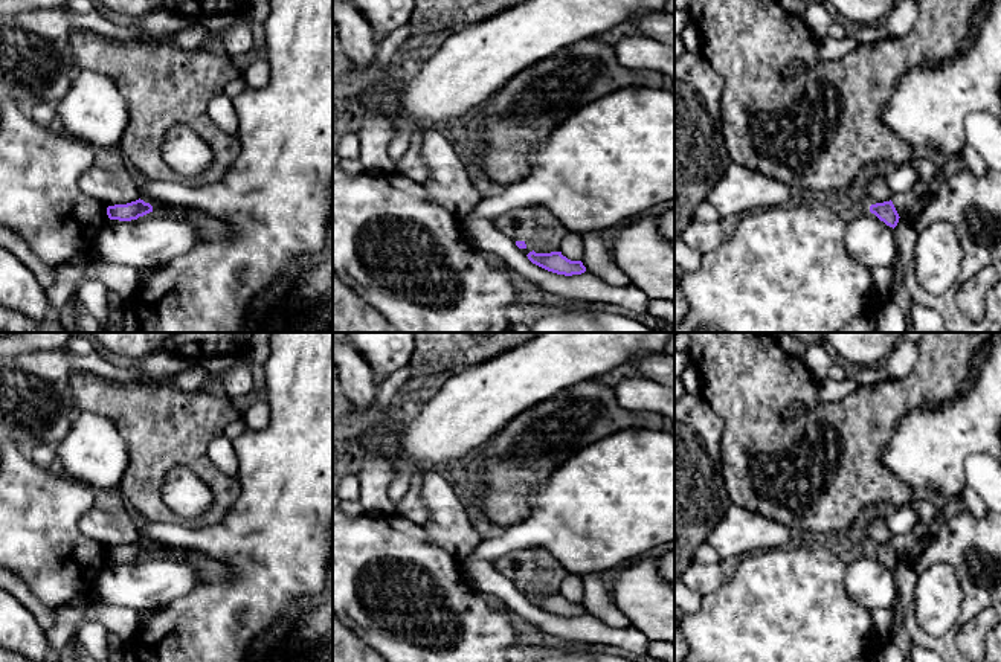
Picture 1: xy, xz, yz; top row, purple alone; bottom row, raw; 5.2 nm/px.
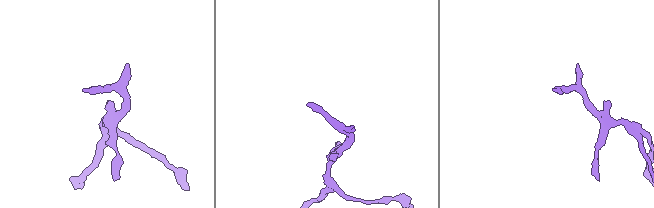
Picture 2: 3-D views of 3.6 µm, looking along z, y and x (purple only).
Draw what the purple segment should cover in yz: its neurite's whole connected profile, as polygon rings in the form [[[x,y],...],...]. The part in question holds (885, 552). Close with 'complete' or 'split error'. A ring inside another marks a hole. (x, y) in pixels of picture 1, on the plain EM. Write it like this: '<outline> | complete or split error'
[[[891,541],[871,546],[870,554],[893,570],[897,567],[900,560]]] | complete

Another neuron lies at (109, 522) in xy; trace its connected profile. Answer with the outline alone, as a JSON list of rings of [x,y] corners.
[[[96,491],[92,508],[81,516],[79,529],[105,549],[139,541],[136,519],[117,491]]]

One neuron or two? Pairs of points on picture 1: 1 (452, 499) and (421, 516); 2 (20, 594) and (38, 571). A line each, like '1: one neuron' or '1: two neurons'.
1: two neurons
2: two neurons

